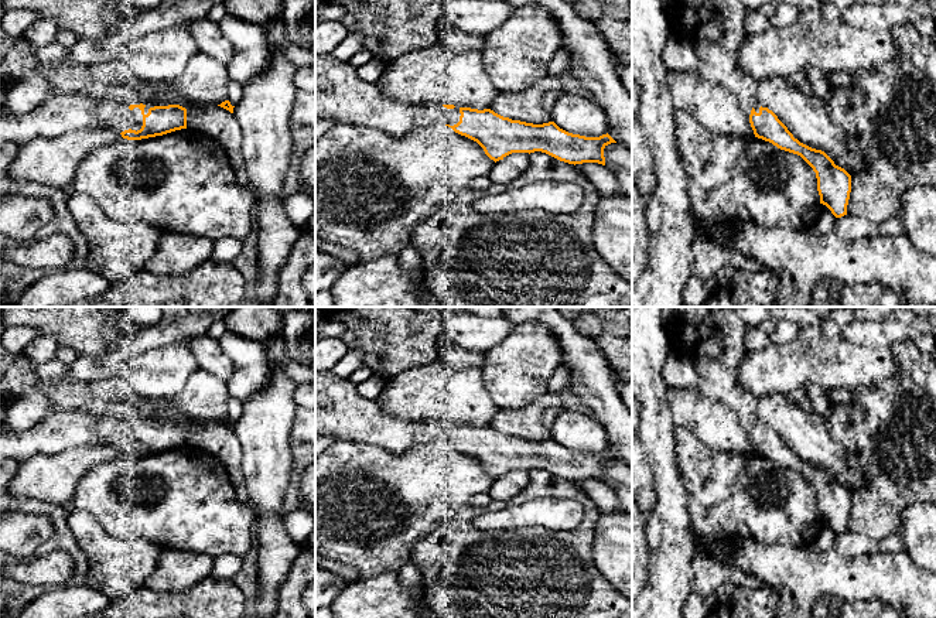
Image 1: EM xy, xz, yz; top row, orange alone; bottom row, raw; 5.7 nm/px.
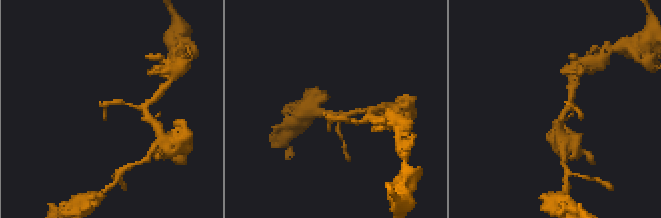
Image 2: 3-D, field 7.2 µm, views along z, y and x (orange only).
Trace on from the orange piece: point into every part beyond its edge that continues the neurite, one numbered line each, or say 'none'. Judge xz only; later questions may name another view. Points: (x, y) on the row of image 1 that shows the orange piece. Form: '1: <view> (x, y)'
1: xz (342, 96)

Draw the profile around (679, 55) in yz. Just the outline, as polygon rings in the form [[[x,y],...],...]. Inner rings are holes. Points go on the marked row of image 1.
[[[670,34],[663,49],[663,64],[667,72],[690,72],[697,69],[697,55],[689,42]]]

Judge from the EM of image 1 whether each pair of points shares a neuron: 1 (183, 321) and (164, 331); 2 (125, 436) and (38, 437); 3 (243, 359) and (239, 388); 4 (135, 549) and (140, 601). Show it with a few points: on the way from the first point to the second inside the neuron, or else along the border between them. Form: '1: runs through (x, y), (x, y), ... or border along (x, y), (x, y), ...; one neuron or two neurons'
1: runs through (178, 323), (168, 330); one neuron
2: runs through (103, 432), (60, 432); one neuron
3: runs through (248, 366), (246, 381); one neuron
4: border along (143, 586), (110, 600); two neurons

